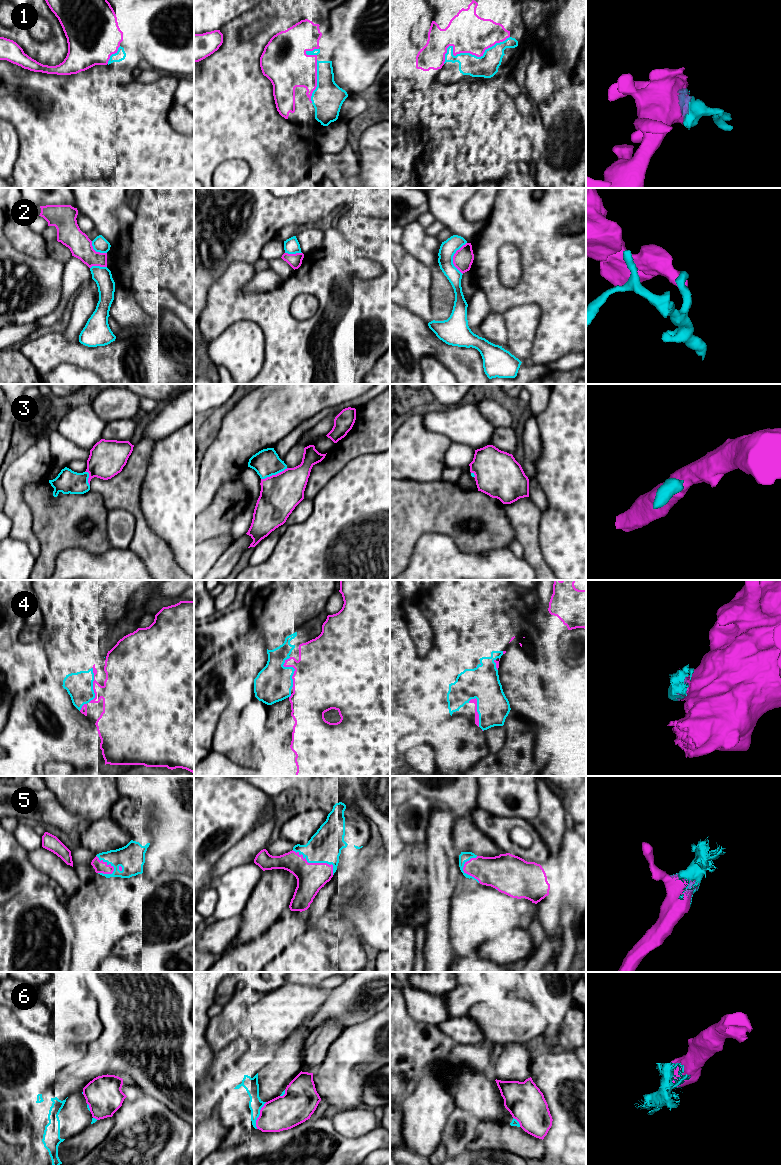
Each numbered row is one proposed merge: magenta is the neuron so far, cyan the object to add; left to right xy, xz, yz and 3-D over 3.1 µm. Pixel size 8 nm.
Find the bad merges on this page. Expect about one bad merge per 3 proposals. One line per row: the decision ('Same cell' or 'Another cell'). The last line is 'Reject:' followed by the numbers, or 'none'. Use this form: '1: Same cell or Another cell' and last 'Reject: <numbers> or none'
1: Same cell
2: Another cell
3: Same cell
4: Same cell
5: Same cell
6: Another cell
Reject: 2, 6

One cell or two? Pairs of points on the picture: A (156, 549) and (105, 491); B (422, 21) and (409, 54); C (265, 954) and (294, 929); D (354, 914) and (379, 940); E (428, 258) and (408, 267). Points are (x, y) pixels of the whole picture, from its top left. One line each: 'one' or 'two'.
A: one
B: two
C: one
D: one
E: two

